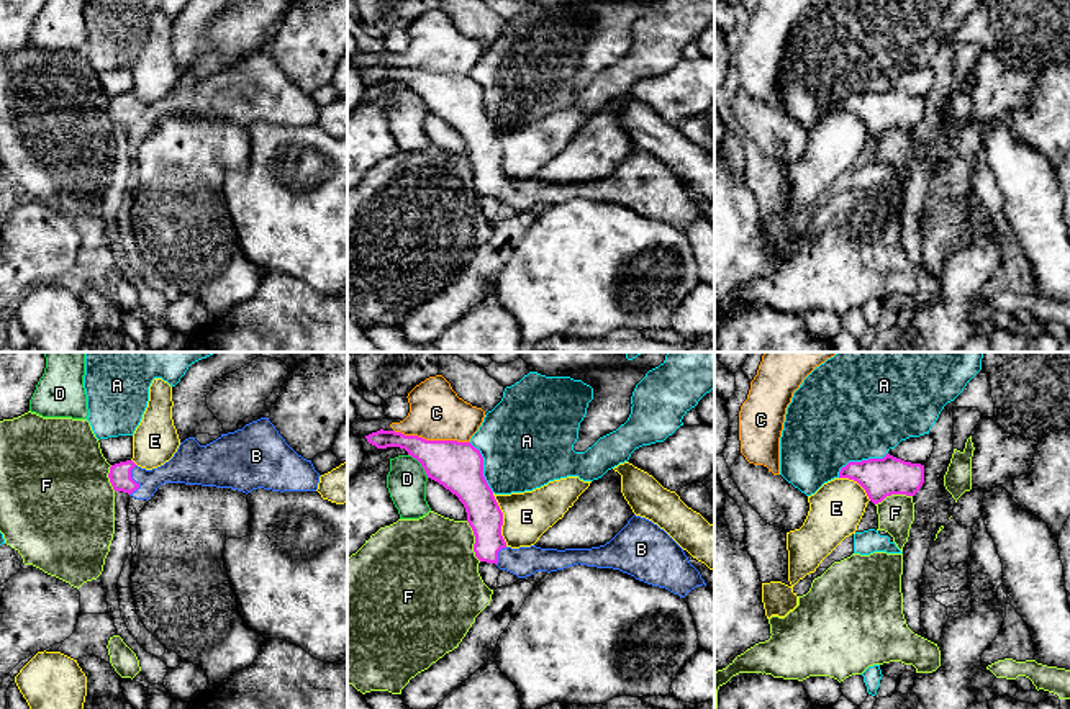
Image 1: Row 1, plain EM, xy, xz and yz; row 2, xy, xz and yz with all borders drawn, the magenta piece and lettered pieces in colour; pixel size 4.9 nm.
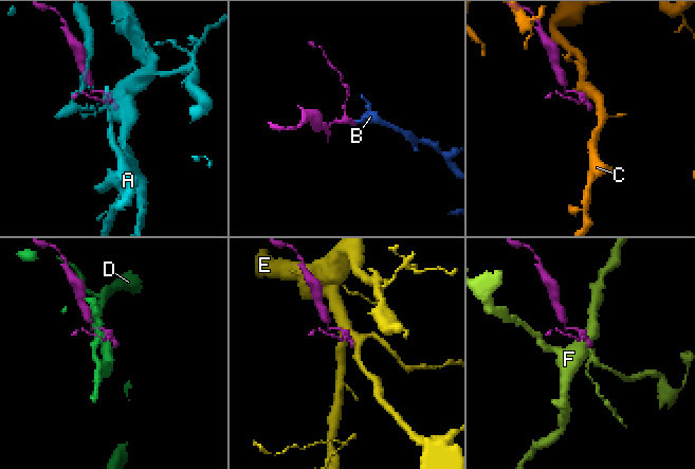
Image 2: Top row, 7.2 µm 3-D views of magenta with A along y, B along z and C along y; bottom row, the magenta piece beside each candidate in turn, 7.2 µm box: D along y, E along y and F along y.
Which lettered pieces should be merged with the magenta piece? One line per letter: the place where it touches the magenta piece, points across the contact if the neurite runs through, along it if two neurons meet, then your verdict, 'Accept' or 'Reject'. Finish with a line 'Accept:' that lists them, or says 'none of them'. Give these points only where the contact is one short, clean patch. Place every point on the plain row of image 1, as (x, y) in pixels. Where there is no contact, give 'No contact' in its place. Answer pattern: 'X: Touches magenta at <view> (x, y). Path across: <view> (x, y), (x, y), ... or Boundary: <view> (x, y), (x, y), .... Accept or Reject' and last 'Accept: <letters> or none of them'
A: Touches magenta at yz (859, 95). Reject
B: Touches magenta at xy (133, 113). Path across: xy (120, 107), (133, 113), (151, 113), (182, 100). Accept
C: Touches magenta at xz (431, 74). Reject
D: Touches magenta at xz (421, 99). Reject
E: Touches magenta at xz (502, 153). Reject
F: Touches magenta at xz (476, 174). Boundary: xz (466, 154), (474, 169), (474, 187), (480, 194). Reject
Accept: B

